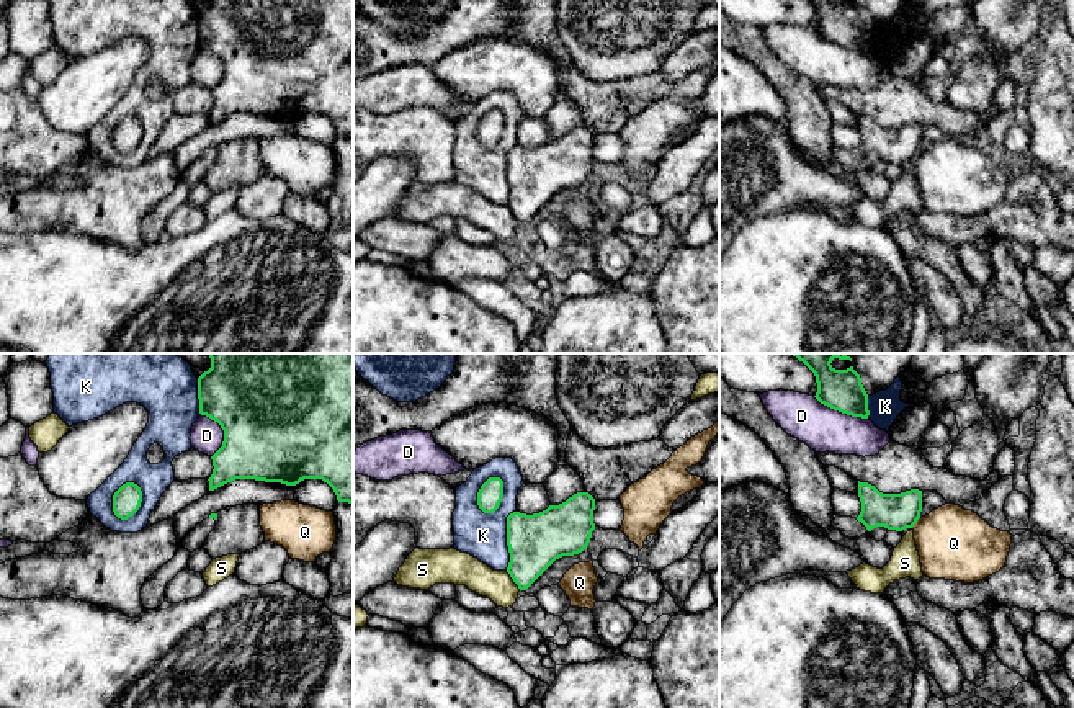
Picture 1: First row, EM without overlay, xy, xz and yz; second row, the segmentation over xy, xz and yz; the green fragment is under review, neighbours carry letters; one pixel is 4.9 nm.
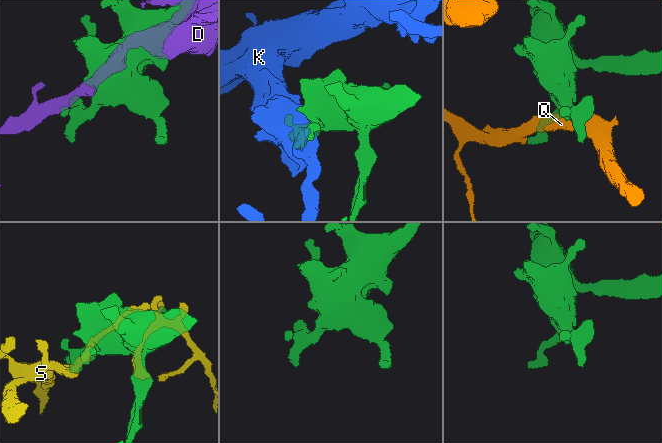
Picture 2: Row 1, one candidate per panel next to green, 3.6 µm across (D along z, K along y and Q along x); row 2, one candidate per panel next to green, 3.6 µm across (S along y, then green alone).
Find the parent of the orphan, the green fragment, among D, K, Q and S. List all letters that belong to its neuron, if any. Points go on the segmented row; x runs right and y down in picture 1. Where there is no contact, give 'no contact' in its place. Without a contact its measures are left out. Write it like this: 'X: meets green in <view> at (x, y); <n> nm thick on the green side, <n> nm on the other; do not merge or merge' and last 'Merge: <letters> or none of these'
D: meets green in yz at (841, 411); 200 nm thick on the green side, 220 nm on the other; do not merge
K: meets green in xy at (139, 504); 140 nm thick on the green side, 150 nm on the other; do not merge
Q: meets green in yz at (916, 522); 180 nm thick on the green side, 360 nm on the other; do not merge
S: meets green in xz at (514, 581); 280 nm thick on the green side, 160 nm on the other; do not merge
Merge: none of these

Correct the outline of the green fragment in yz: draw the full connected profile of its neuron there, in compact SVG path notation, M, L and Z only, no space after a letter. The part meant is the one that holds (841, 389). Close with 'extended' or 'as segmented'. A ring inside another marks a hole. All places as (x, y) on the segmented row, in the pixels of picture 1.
M791 353L803 361L816 376L816 399L842 414L868 419L868 394L861 384L860 374L853 366L835 370L834 358L850 360L845 353Z | as segmented

